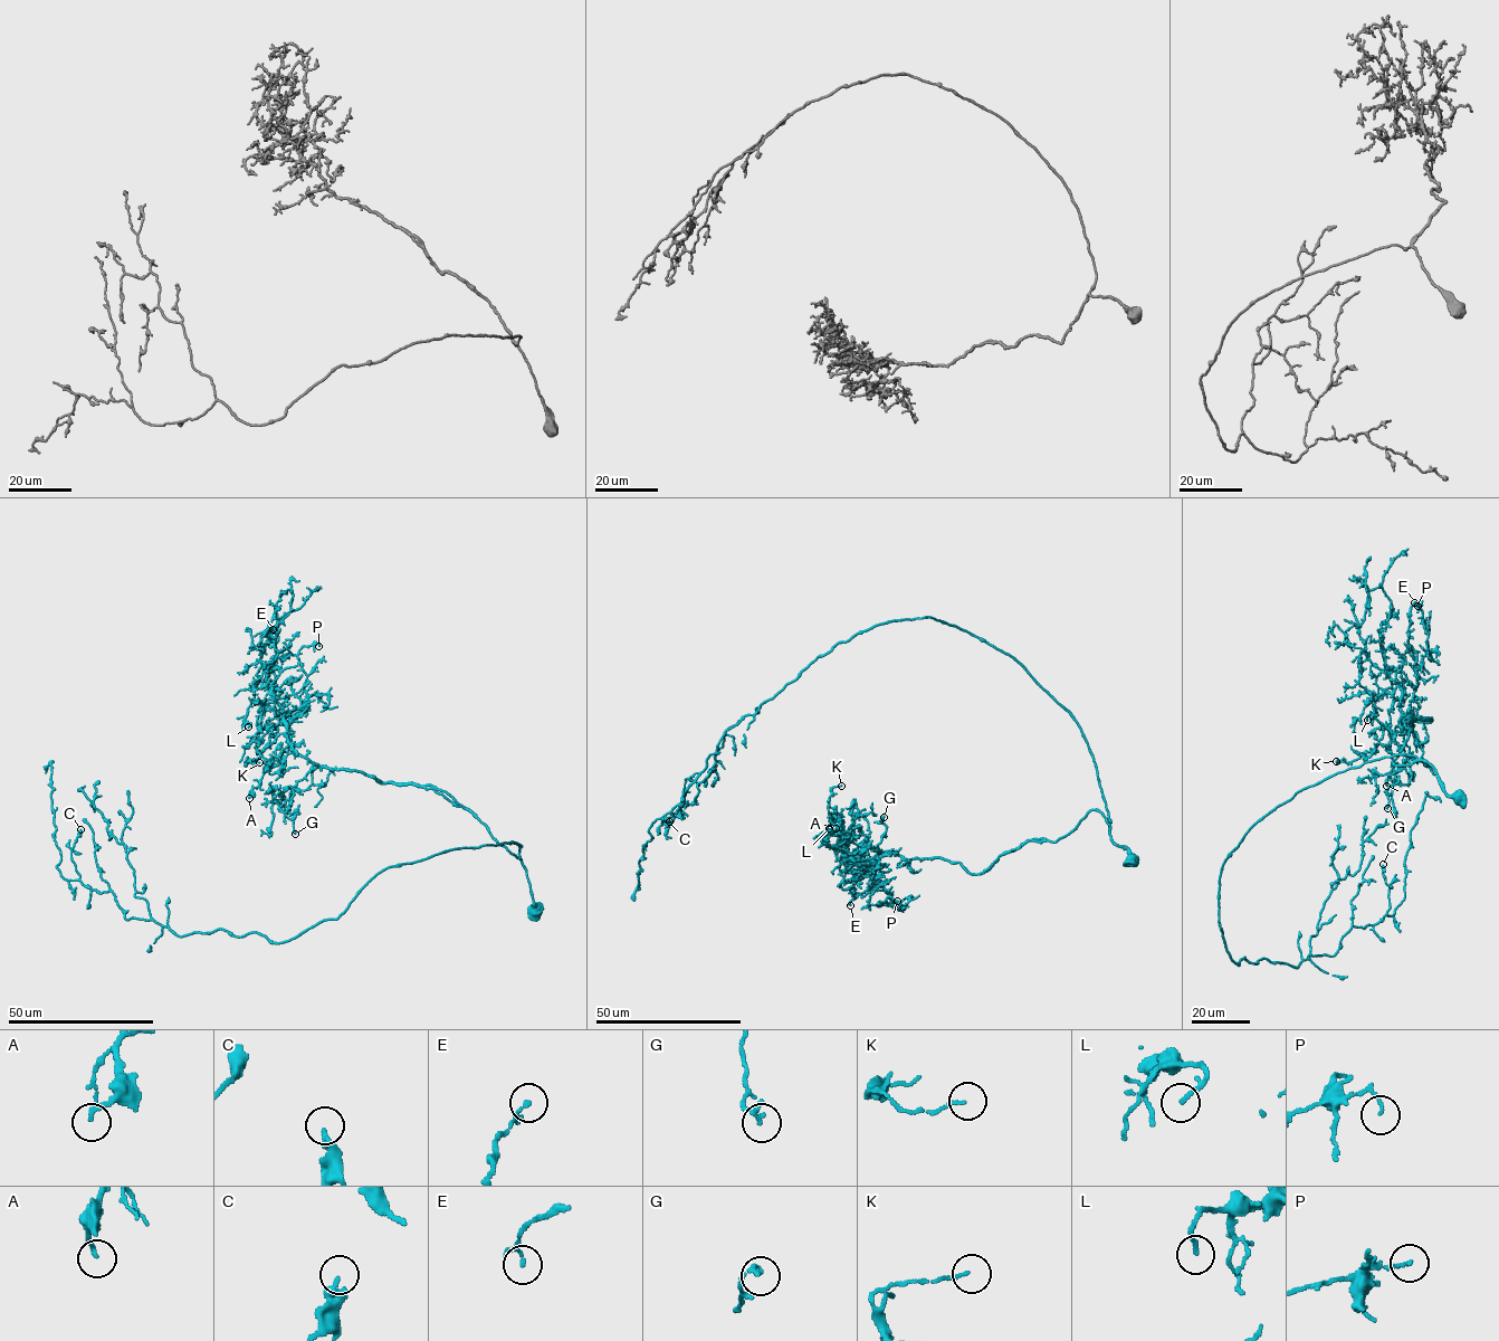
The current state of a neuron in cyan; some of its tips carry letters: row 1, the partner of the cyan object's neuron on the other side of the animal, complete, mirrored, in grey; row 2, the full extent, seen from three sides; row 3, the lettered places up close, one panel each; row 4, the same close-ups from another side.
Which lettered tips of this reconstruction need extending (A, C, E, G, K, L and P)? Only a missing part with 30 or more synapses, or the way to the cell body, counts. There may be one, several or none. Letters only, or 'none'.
none

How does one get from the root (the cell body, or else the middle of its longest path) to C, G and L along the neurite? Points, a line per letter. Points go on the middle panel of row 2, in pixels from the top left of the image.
C: (1129, 859), (1071, 715), (1012, 657), (927, 616), (819, 656), (726, 730), (669, 821)
G: (1129, 859), (1094, 809), (1065, 836), (1029, 840), (979, 874), (939, 857), (880, 853), (884, 817)
L: (1129, 859), (1094, 809), (1065, 836), (1029, 840), (979, 874), (891, 852), (865, 867), (840, 861), (829, 828)

